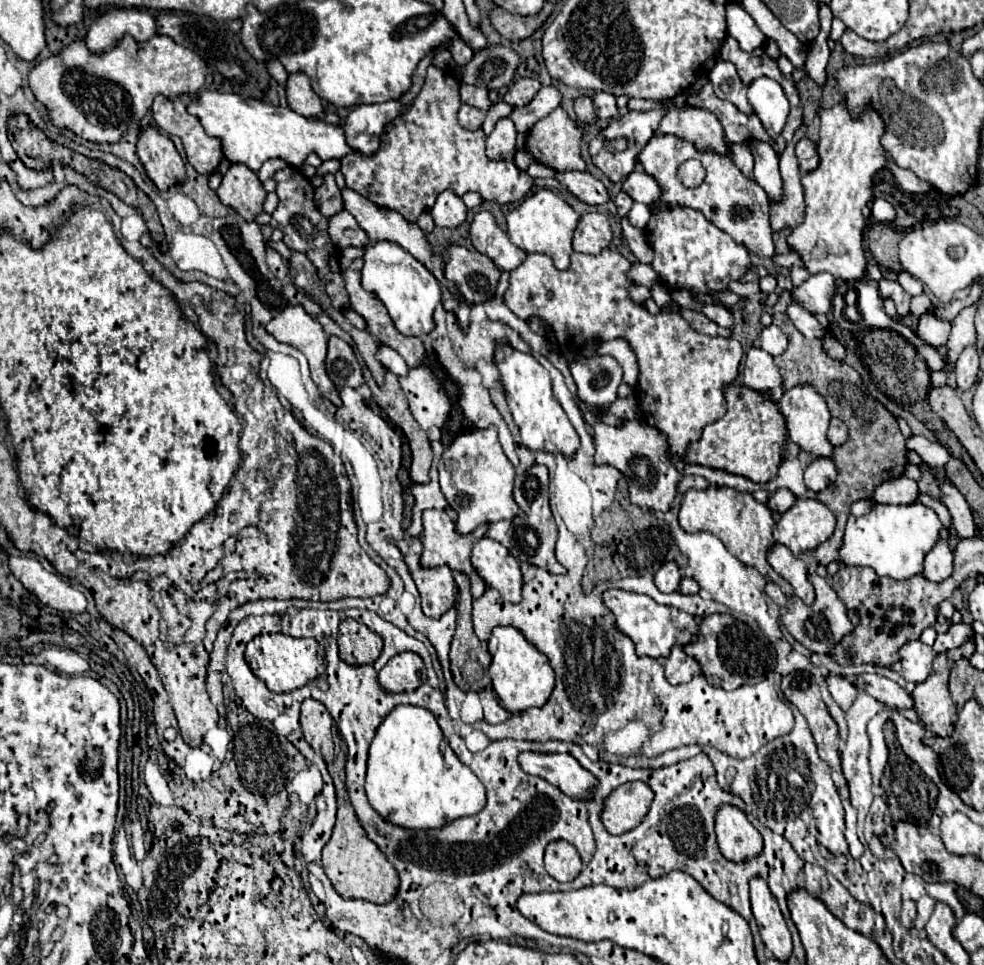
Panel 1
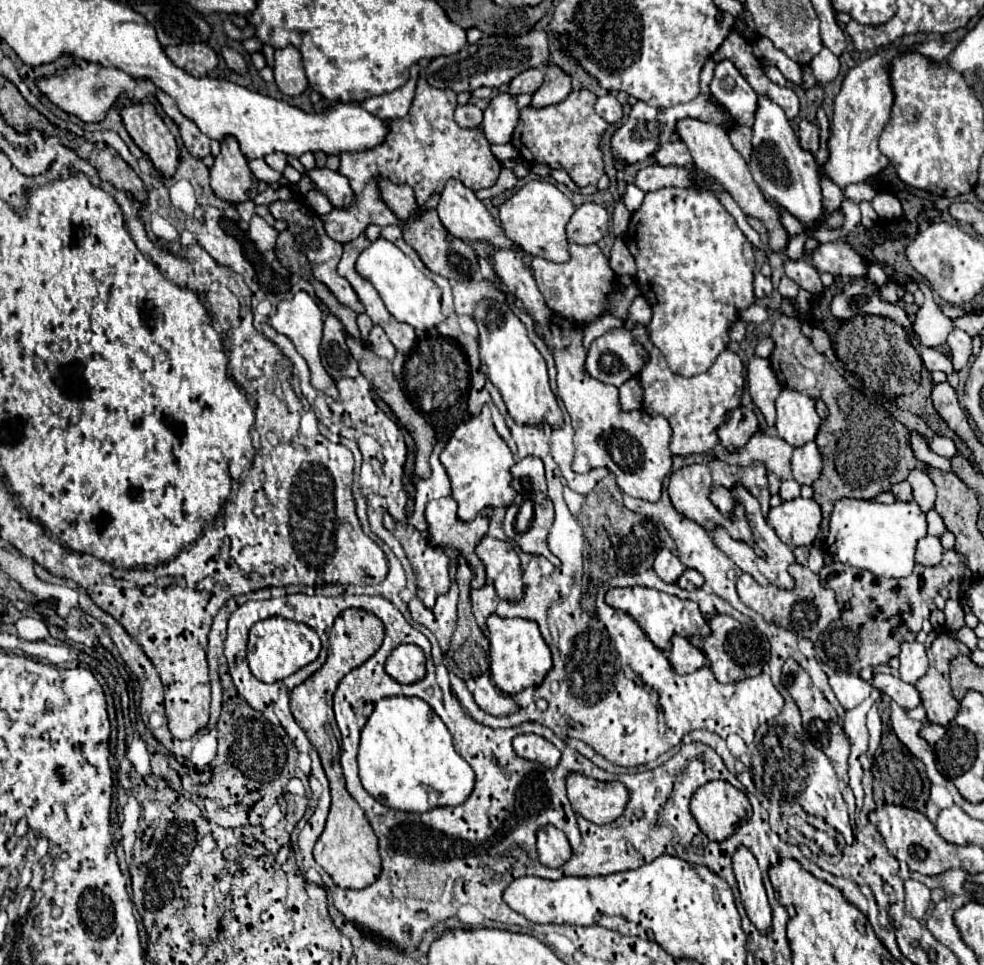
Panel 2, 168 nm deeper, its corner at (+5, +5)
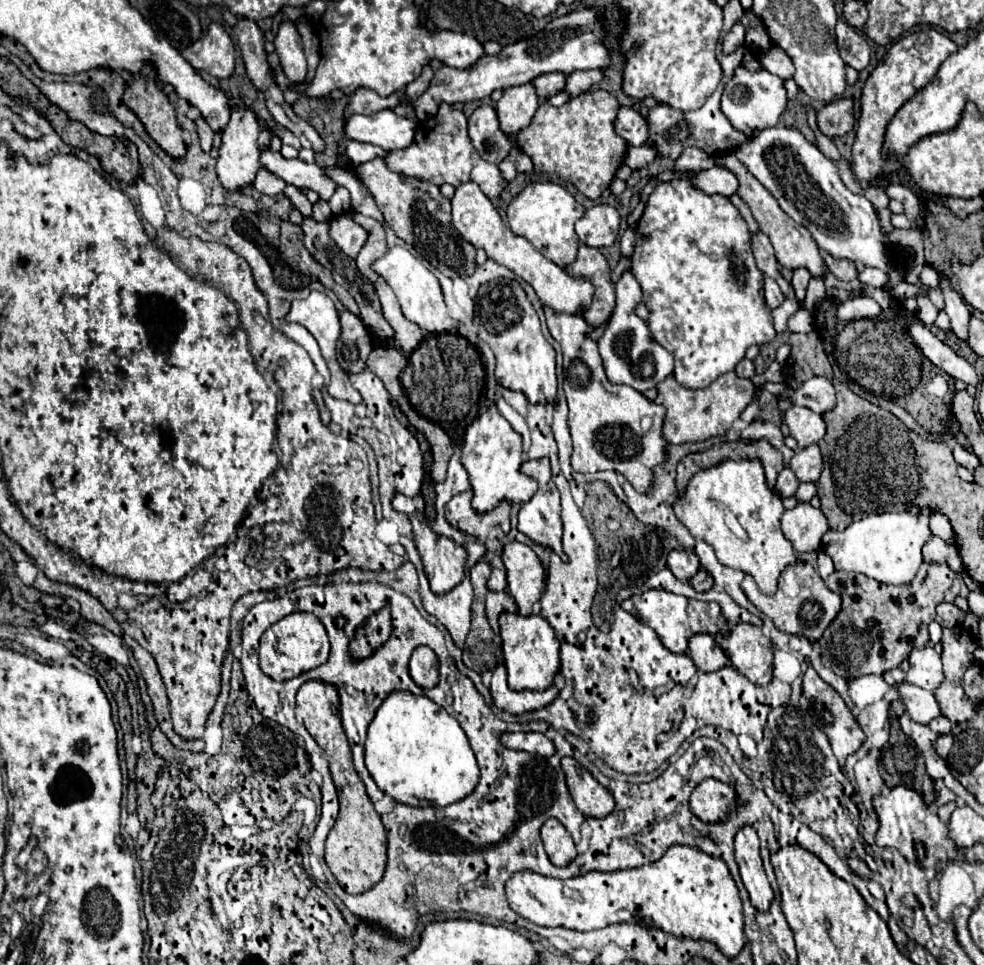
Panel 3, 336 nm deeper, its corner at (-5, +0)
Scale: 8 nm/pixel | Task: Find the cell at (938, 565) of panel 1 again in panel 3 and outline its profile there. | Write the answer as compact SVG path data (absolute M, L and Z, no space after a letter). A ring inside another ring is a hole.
M931 536L931 540L923 546L923 560L929 564L947 564L953 572L963 570L961 556L955 544L947 544L939 536Z

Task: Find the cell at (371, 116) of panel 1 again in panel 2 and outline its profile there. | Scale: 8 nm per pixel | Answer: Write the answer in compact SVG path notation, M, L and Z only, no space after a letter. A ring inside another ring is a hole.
M413 65L411 67L411 77L409 81L391 91L391 93L385 93L385 95L379 95L379 97L369 97L365 99L361 105L381 117L381 119L397 119L397 117L405 117L409 113L409 107L413 103L413 97L415 97L415 83L419 79L419 65Z

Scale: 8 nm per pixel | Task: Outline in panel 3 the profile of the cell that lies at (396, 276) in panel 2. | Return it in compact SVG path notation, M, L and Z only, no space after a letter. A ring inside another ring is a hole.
M395 246L385 256L375 260L371 264L371 268L389 284L389 288L393 290L393 294L397 296L397 300L401 304L403 316L407 320L415 322L421 330L435 334L435 332L447 332L447 330L457 328L457 322L453 318L449 318L449 314L447 314L447 306L445 306L443 292L441 292L437 278L409 250Z

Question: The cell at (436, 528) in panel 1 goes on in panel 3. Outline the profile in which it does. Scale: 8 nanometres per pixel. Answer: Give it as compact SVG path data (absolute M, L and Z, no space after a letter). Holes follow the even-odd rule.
M467 490L467 492L461 492L457 496L453 496L445 508L445 518L451 526L455 526L457 530L469 534L469 536L475 536L481 544L485 544L487 548L487 560L491 564L491 580L487 582L487 588L489 590L505 590L505 566L501 562L501 552L503 552L503 538L505 534L509 532L509 510L511 510L511 504L509 502L501 502L495 510L487 512L487 514L477 514L473 508L471 508L471 498L473 498L473 492Z

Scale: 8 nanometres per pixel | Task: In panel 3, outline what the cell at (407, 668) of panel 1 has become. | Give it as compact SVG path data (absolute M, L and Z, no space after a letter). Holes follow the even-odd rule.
M419 646L411 654L409 674L413 682L421 688L433 688L439 682L439 660L435 652L427 646Z

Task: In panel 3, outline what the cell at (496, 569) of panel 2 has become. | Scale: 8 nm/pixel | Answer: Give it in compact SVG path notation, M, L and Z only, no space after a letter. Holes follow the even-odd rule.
M507 542L503 546L501 560L507 568L509 594L515 598L519 614L529 616L533 604L539 602L543 594L545 570L537 554L521 542Z

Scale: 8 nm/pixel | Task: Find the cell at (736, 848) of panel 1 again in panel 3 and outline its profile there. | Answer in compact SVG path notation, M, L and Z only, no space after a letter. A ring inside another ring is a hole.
M715 778L703 780L691 794L693 814L709 824L727 820L727 816L731 816L735 806L737 806L735 790L729 784L723 784L721 780Z

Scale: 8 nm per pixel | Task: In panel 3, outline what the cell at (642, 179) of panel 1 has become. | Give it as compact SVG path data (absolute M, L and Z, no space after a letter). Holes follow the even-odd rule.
M719 166L693 172L693 176L689 176L687 180L691 180L691 184L695 184L695 188L699 188L701 192L721 194L721 196L733 196L739 186L735 174L729 170L723 170Z

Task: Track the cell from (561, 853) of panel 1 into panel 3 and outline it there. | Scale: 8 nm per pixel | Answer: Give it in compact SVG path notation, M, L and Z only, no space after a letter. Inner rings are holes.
M549 818L543 826L541 826L541 840L545 844L545 852L549 856L549 860L555 866L567 866L571 860L575 860L577 850L575 850L575 842L571 838L571 834L565 830L565 826L555 820Z

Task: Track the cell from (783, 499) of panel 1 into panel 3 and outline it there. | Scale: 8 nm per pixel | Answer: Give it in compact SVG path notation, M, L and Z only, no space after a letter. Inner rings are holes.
M809 482L809 484L799 484L797 494L795 494L795 498L797 498L799 502L809 502L813 496L815 496L815 484L813 484L813 482Z

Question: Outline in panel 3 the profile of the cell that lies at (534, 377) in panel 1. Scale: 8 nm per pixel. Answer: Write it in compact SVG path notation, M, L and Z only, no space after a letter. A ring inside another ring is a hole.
M497 278L479 288L475 298L475 324L479 328L479 338L491 346L497 358L497 382L513 392L523 392L529 404L555 404L555 350L545 340L539 318L515 280Z

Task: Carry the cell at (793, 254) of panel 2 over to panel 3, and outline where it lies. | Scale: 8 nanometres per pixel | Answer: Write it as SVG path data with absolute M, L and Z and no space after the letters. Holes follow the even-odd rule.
M803 268L803 270L795 270L793 272L793 280L791 280L791 284L793 284L793 288L795 288L795 296L797 296L797 300L799 302L803 302L805 300L805 290L807 290L807 282L809 282L809 278L811 278L811 274Z

